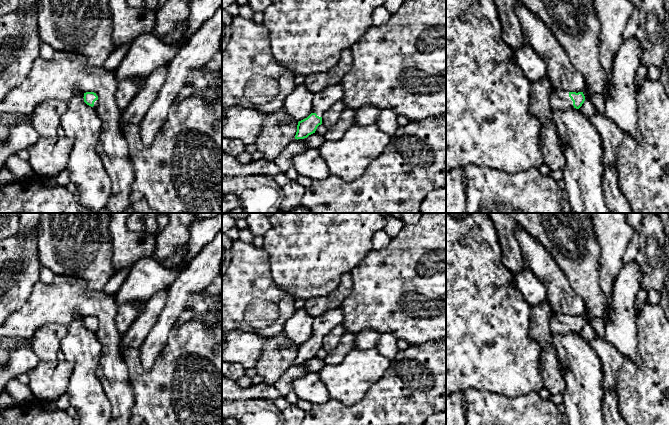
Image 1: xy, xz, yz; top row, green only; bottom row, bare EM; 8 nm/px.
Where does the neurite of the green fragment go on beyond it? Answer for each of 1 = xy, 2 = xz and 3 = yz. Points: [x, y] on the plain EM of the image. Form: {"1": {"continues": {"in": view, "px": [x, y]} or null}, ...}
{"1": {"continues": null}, "2": {"continues": null}, "3": {"continues": null}}

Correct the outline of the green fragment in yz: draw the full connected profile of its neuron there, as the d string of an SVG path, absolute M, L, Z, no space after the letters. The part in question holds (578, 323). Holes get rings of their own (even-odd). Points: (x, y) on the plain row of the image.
M569 316L569 321L573 325L573 330L576 333L579 333L585 325L583 316Z

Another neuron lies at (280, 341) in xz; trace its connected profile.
M284 331L269 337L263 346L265 355L255 365L257 375L263 378L263 383L273 386L275 381L295 364L297 349L298 346Z

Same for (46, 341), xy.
M56 323L45 324L35 332L31 347L40 361L52 362L57 359L61 340L67 332L67 325Z

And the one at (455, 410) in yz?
M461 391L446 397L446 425L466 425L466 409Z

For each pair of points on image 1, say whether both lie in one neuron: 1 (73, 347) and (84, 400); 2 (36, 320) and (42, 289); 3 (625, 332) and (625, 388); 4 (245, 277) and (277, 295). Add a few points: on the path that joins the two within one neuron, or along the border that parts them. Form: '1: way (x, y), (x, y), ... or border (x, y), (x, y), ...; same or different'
1: way (84, 360), (84, 387); same
2: way (36, 312), (42, 306), (42, 297); same
3: border (636, 336), (637, 353), (640, 359), (639, 364); different
4: way (253, 279), (269, 290); same

